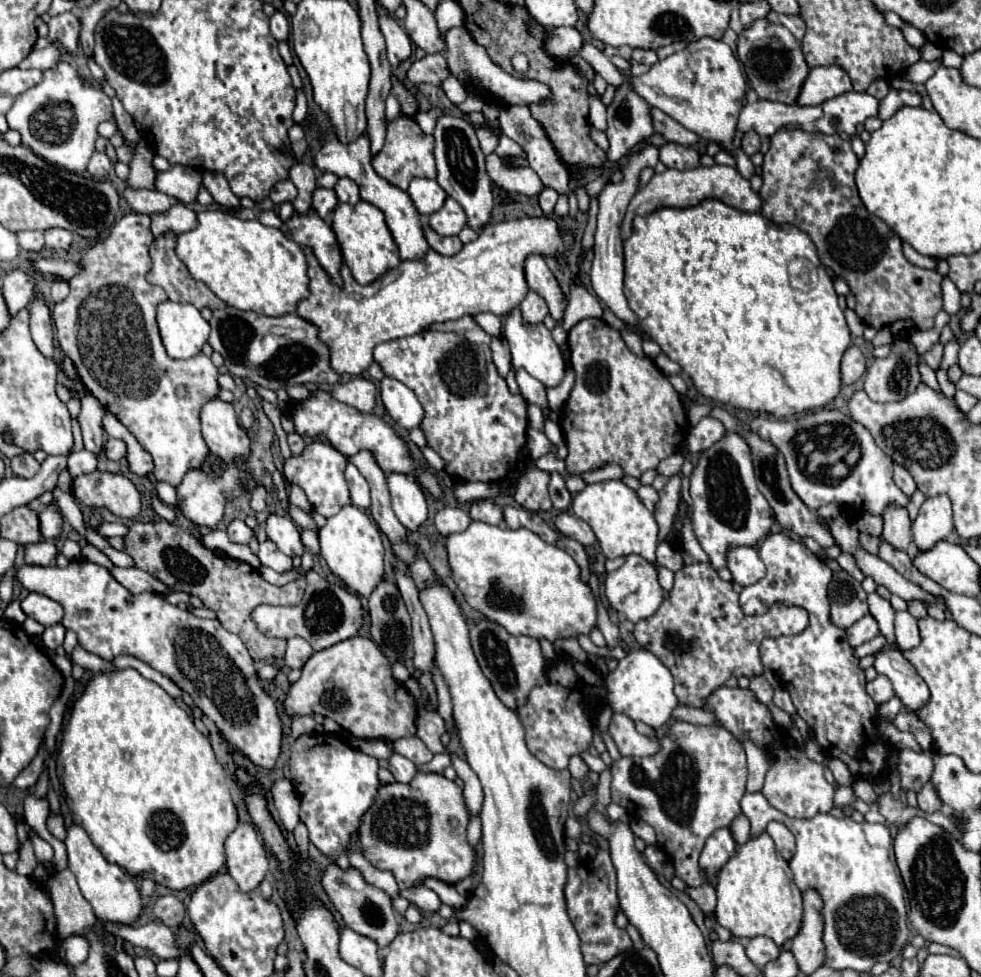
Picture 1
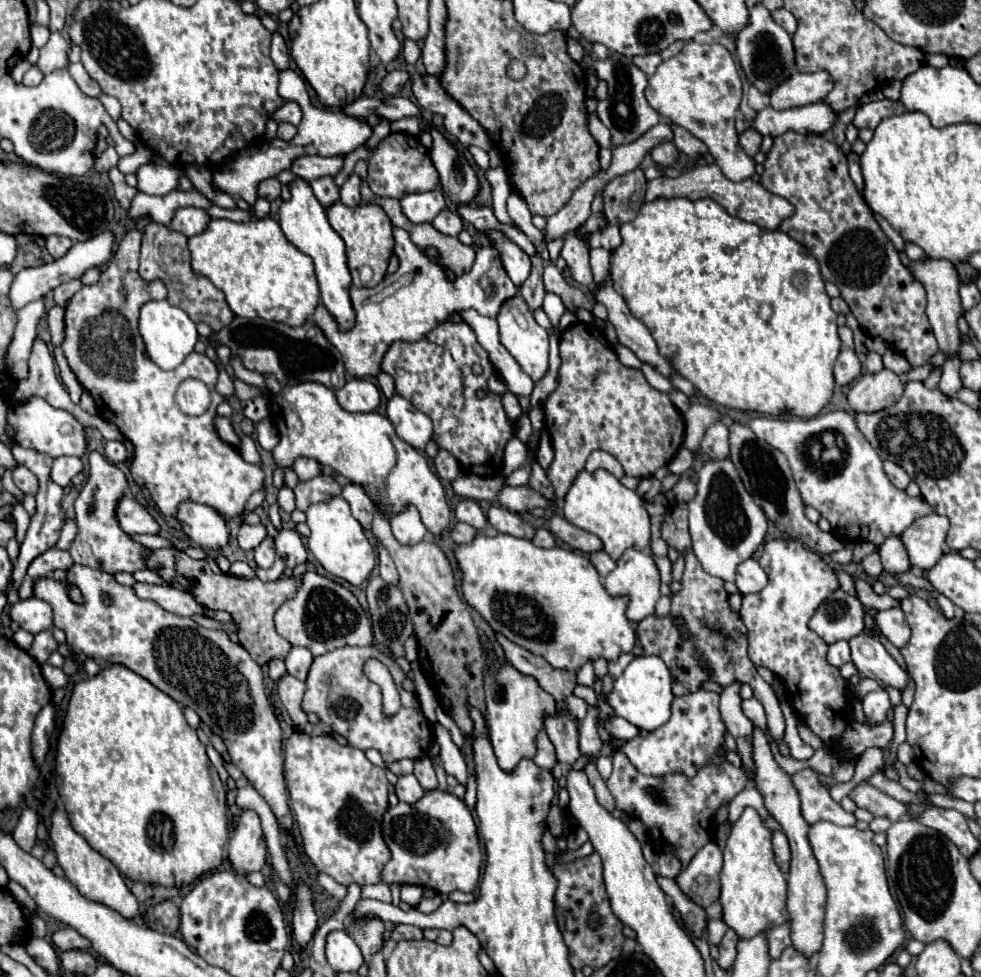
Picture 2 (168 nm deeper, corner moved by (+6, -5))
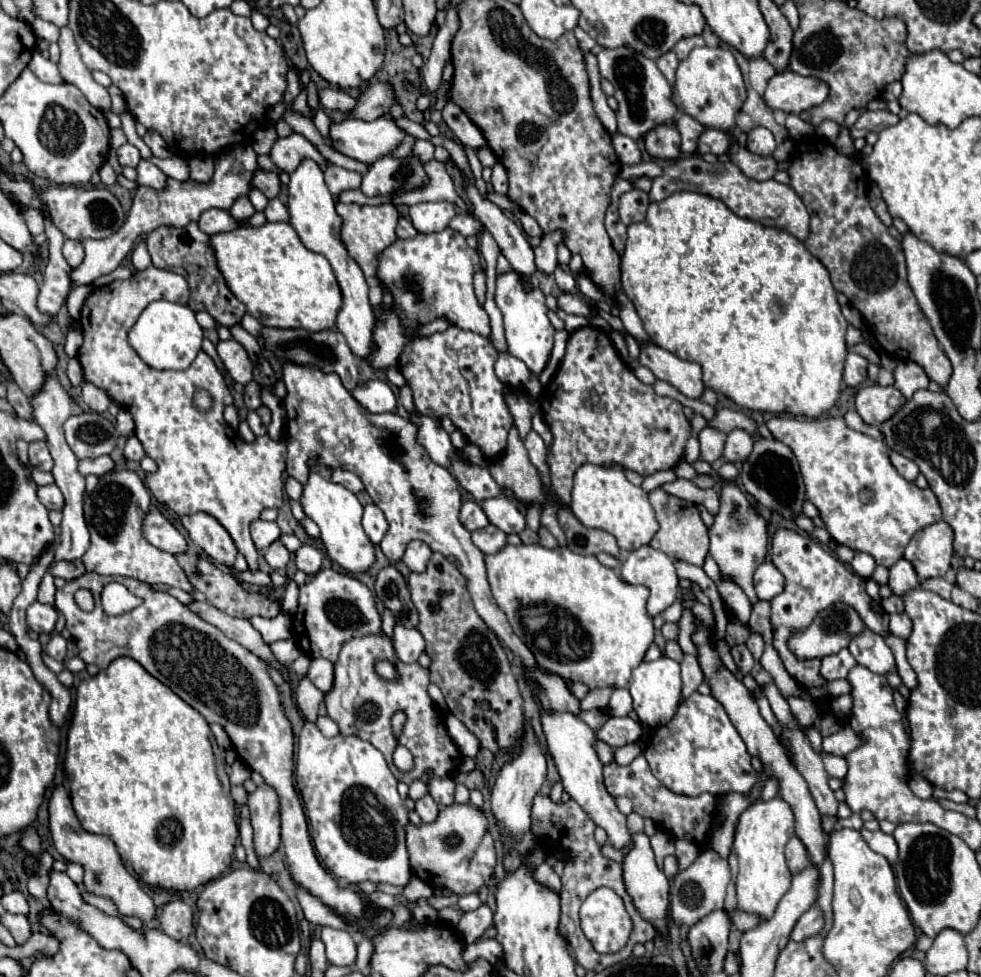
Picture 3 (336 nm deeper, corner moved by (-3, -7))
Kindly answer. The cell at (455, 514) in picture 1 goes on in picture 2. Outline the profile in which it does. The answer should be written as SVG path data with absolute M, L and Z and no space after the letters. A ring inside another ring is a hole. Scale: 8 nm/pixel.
M456 523L450 531L450 539L454 543L470 543L478 531L468 523Z

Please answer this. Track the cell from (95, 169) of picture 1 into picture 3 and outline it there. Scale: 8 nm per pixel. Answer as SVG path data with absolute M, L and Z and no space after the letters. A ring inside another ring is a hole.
M125 143L117 149L117 155L119 155L119 163L121 165L129 165L129 167L135 167L139 161L141 161L141 155L139 155L139 149L131 143Z

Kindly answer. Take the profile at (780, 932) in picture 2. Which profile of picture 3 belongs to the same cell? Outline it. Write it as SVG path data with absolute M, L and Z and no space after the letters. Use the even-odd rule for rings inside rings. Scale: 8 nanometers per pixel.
M813 905L813 907L797 921L797 925L795 925L793 933L791 933L791 939L803 941L803 939L819 933L821 929L823 929L823 911L821 911L817 905Z

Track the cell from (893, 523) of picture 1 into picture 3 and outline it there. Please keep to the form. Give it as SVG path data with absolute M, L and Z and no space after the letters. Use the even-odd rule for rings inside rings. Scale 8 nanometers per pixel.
M899 559L889 569L889 587L891 587L893 595L905 595L909 589L915 589L917 585L919 585L919 579L909 561Z

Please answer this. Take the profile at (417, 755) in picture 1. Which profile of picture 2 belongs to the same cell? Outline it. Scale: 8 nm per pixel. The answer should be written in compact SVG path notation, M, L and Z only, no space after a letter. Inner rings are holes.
M424 755L424 757L420 757L420 759L414 761L414 775L420 781L420 785L422 785L424 791L430 791L430 789L438 787L436 773L434 773L434 767L432 767L432 761L428 759L428 755Z

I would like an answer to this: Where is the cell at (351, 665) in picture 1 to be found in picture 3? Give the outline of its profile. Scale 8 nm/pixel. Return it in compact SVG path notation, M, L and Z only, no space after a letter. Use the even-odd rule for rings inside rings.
M385 633L369 635L369 637L355 637L341 649L339 661L335 663L335 685L325 695L327 715L339 725L341 733L359 735L361 739L375 745L385 755L389 769L393 771L397 781L403 781L409 785L411 781L419 779L427 785L429 777L455 777L463 759L461 759L461 753L459 753L457 745L453 743L453 739L447 737L447 731L439 717L439 711L435 711L435 703L427 693L429 683L431 683L429 669L421 667L419 663L411 663L411 665L401 663L395 655L391 639ZM379 659L387 659L389 663L393 663L399 677L393 681L381 679L375 673L375 661L379 661ZM351 661L357 663L359 673L361 673L361 687L359 687L359 695L355 699L355 713L343 705L343 693L347 693L347 689L351 687L351 677L349 677ZM395 711L403 711L407 717L399 737L395 735L395 731L391 727L391 717ZM397 745L405 745L413 753L413 757L415 757L413 771L399 773L399 769L393 765L393 751Z

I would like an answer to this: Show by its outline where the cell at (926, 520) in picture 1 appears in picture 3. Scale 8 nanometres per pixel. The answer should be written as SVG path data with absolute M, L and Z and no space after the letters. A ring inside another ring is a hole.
M937 521L917 531L905 547L903 557L913 565L921 581L943 577L951 567L953 529L945 521Z

